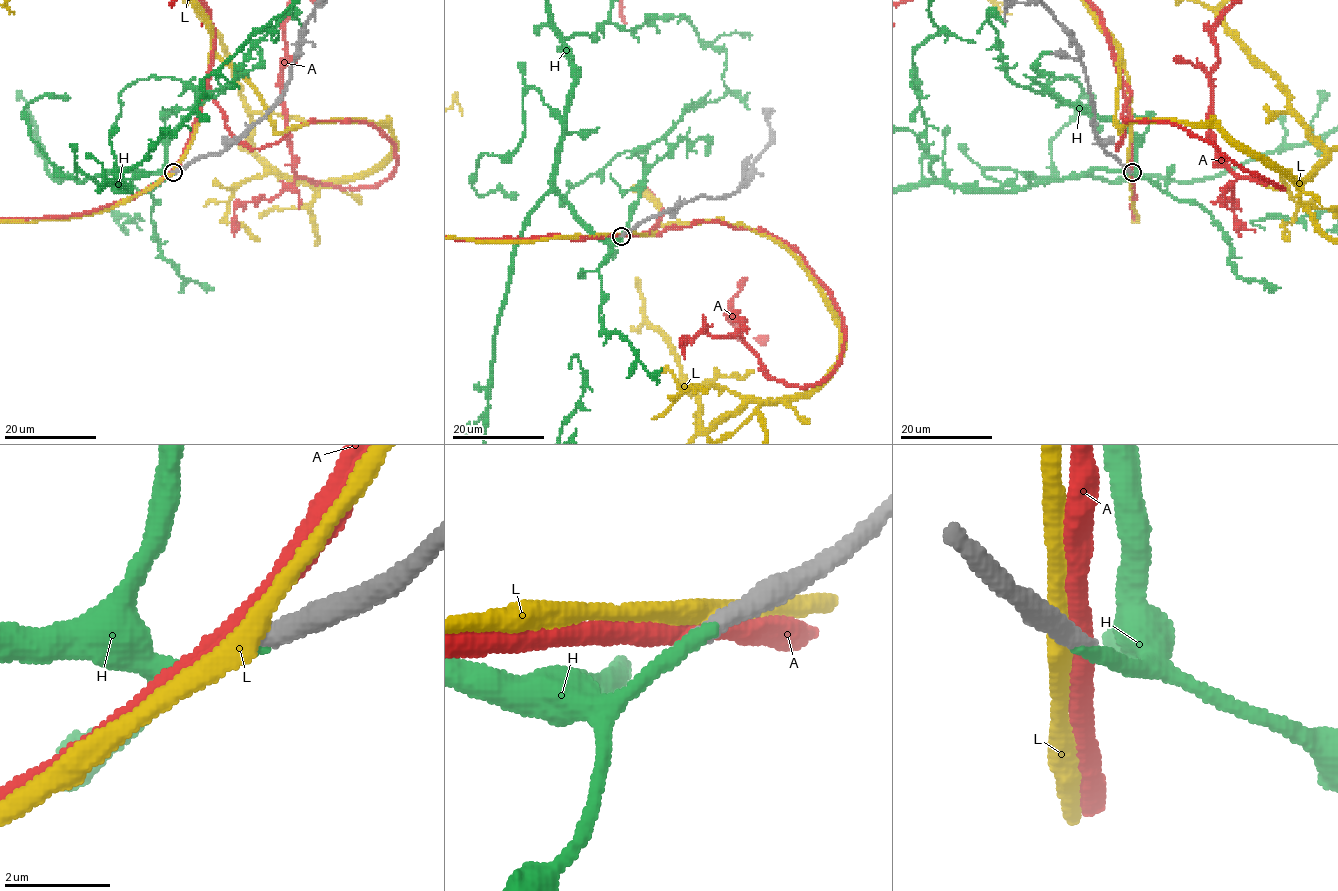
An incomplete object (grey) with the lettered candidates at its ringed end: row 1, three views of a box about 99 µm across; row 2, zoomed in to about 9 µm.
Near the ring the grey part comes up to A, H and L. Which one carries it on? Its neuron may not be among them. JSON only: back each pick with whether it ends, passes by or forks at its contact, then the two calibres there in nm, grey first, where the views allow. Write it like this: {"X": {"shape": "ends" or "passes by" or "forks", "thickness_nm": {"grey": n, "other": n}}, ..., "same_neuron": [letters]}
{"H": {"shape": "ends", "thickness_nm": {"grey": 400, "other": 320}}, "same_neuron": ["H"]}

